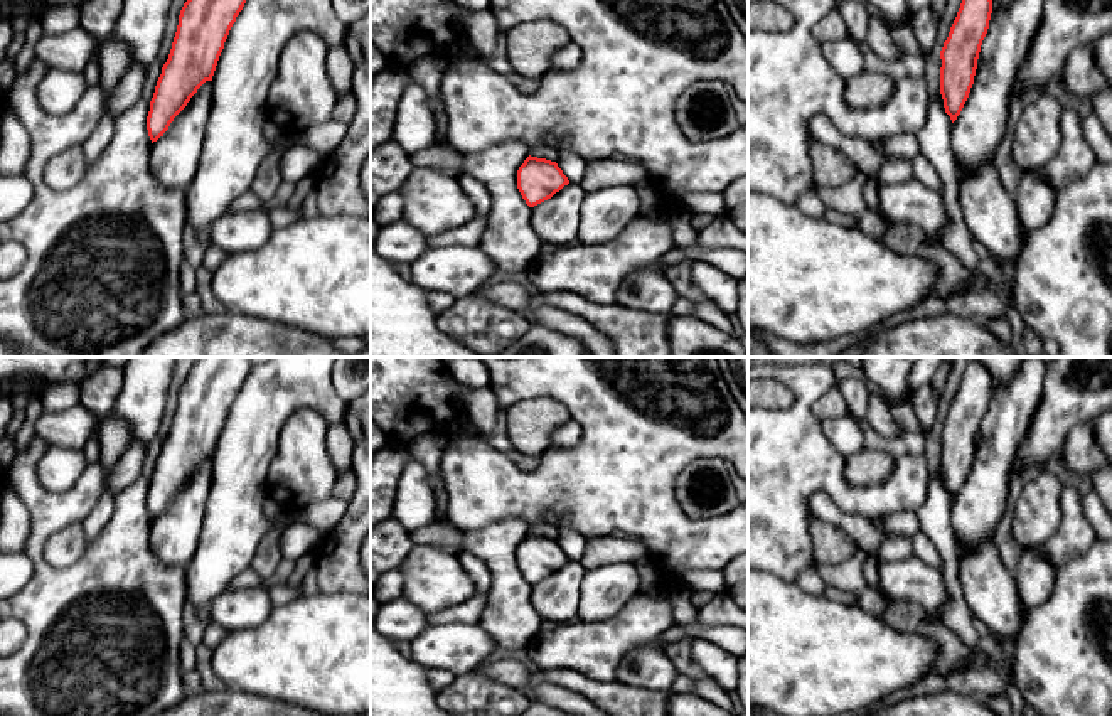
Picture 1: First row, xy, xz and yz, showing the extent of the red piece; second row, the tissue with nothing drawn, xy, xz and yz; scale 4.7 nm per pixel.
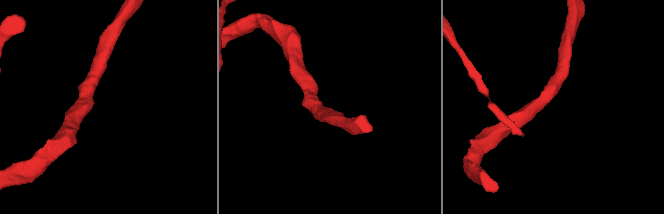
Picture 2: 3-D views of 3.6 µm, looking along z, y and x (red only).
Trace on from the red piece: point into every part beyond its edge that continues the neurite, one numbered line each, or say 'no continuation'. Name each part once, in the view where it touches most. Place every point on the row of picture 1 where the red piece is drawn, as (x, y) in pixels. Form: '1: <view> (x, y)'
1: yz (984, 122)

